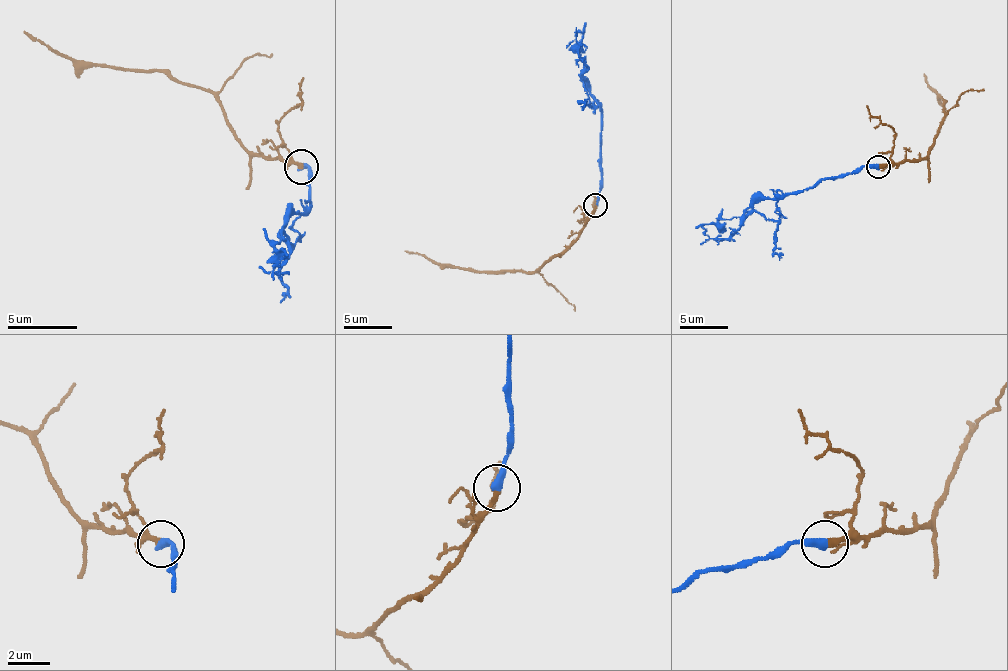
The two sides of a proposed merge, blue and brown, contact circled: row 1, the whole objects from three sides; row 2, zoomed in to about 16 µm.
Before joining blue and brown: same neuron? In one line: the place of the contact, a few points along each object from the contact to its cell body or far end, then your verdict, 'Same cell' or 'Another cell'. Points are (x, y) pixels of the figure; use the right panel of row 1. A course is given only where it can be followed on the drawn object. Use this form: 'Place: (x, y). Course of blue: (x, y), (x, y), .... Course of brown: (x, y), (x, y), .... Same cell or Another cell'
Place: (878, 167). Course of blue: (879, 166), (819, 178), (795, 192), (781, 192), (771, 199), (759, 199), (726, 238), (709, 238), (700, 245). Course of brown: (879, 166), (924, 159), (943, 116), (943, 101), (924, 73). Same cell

